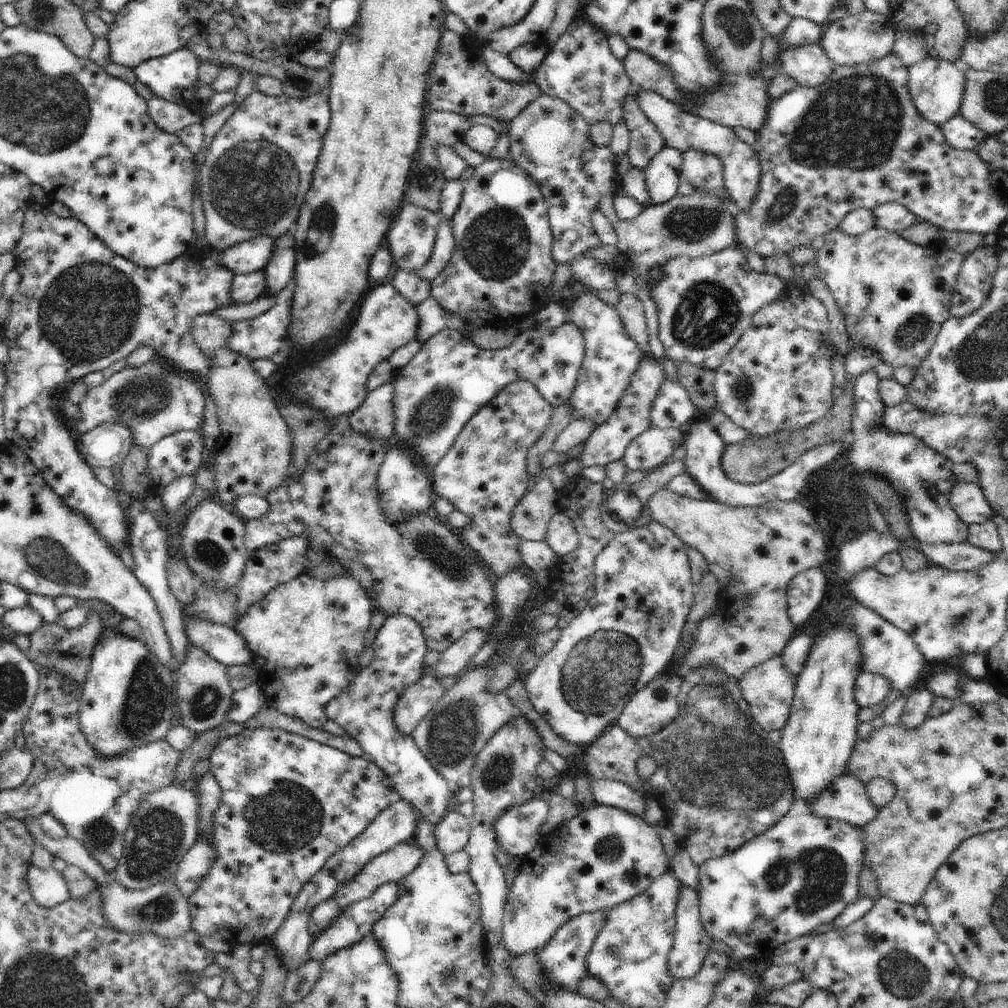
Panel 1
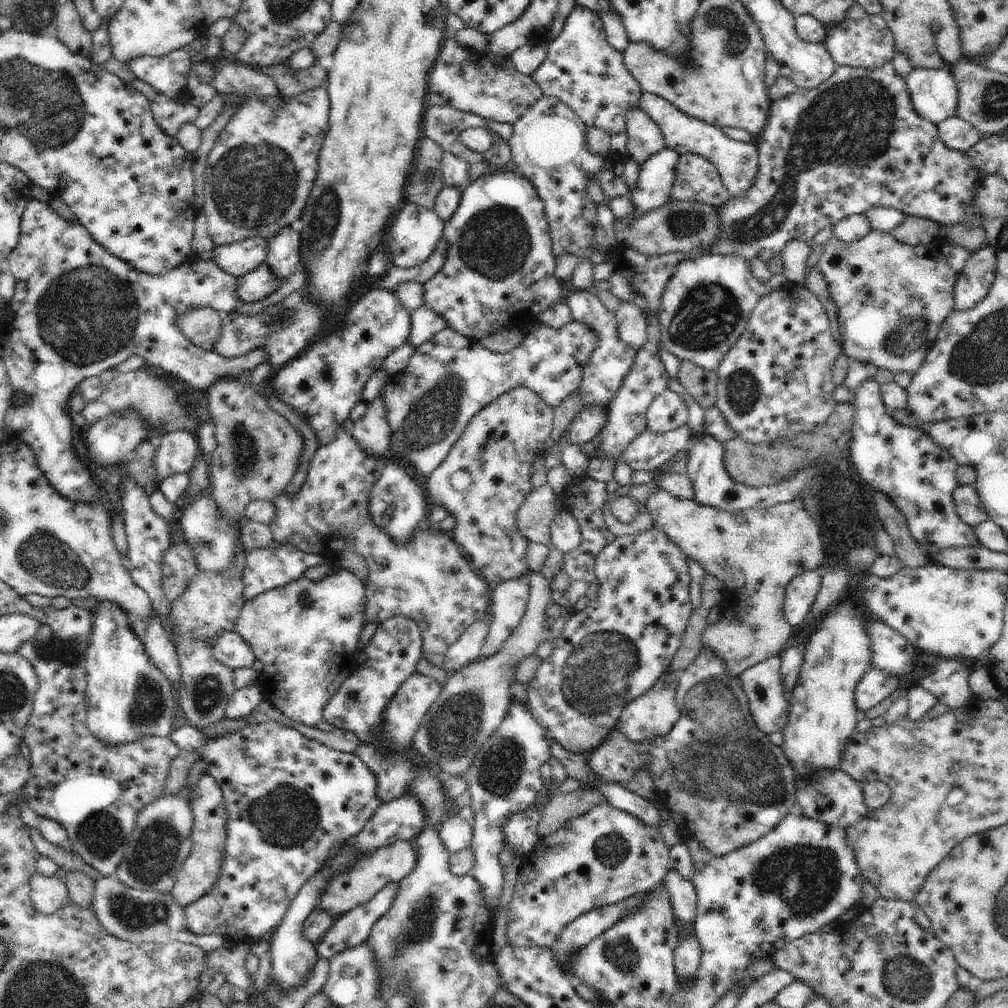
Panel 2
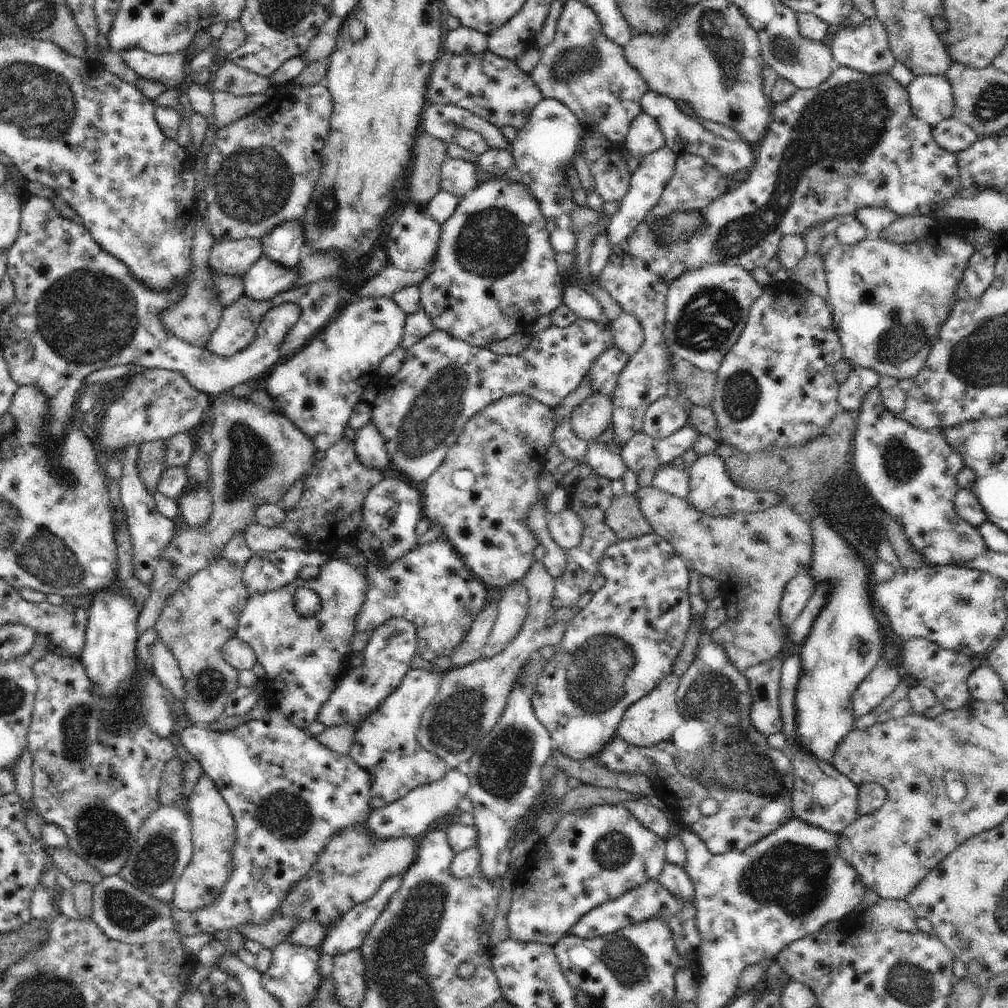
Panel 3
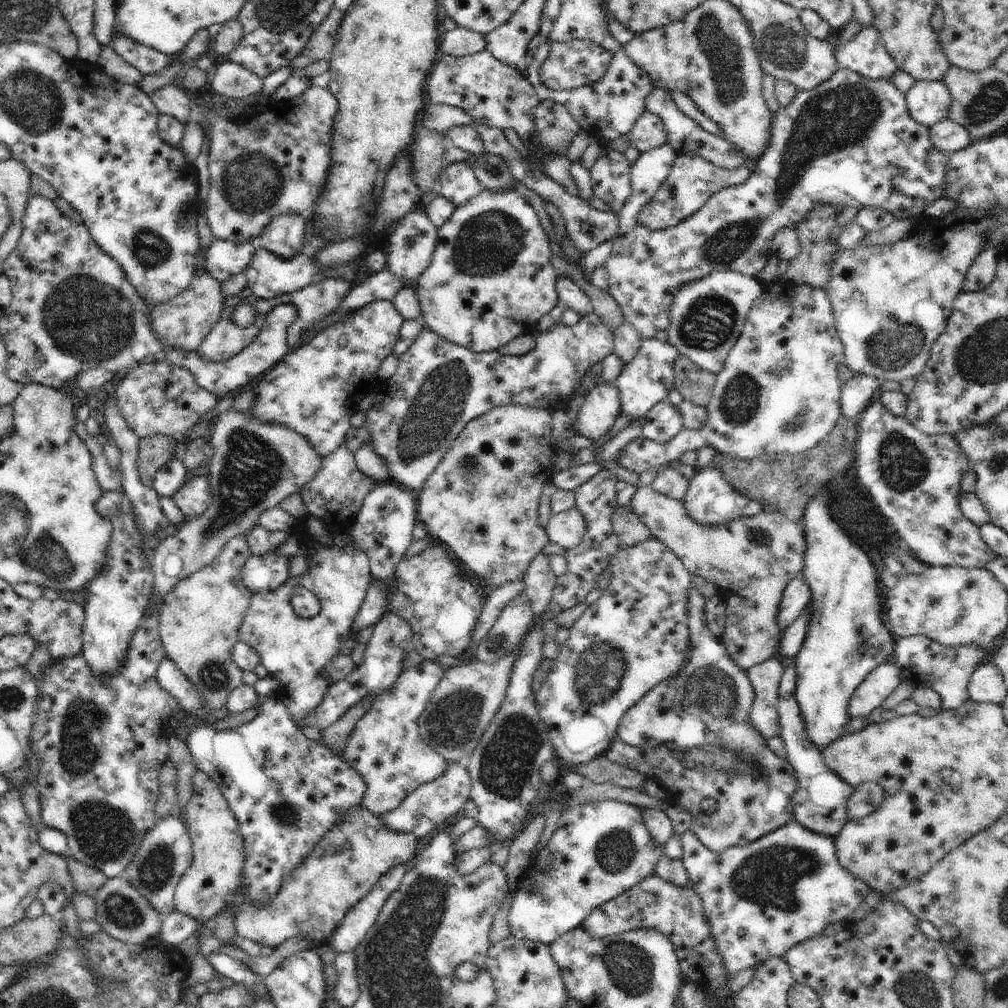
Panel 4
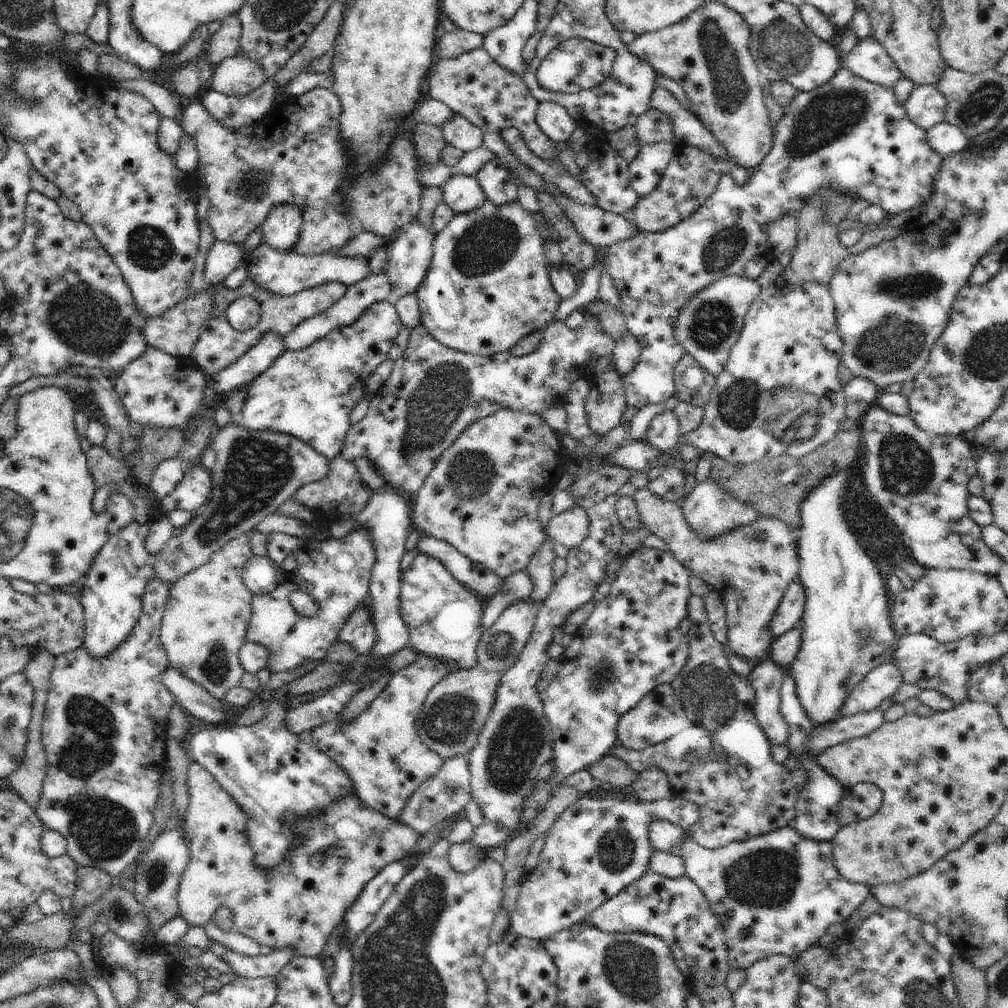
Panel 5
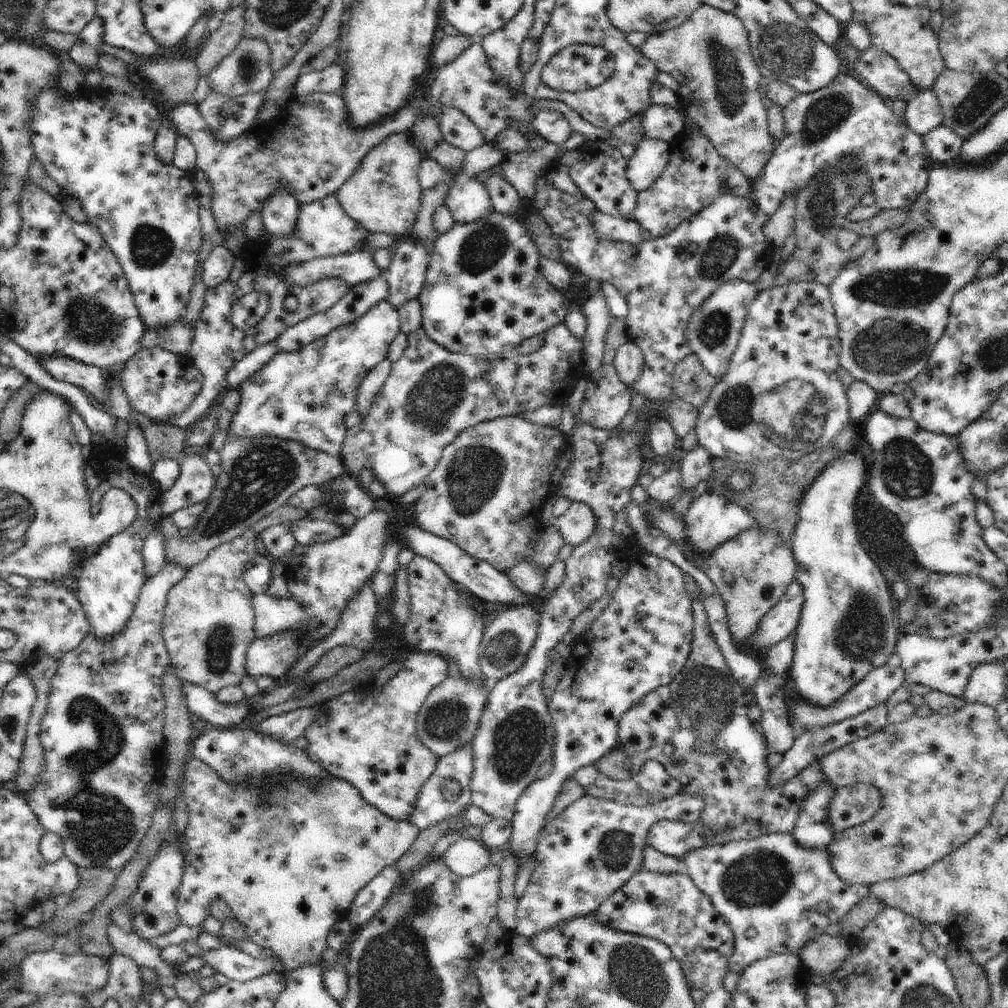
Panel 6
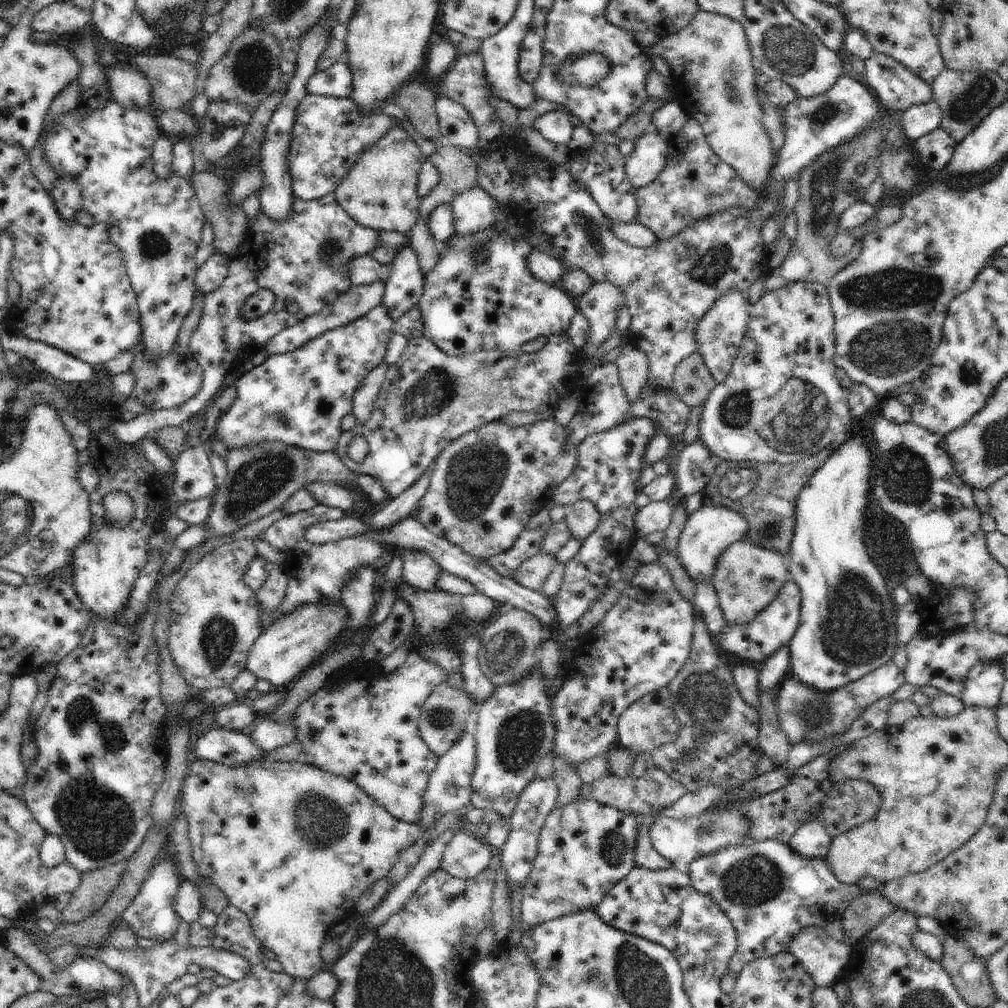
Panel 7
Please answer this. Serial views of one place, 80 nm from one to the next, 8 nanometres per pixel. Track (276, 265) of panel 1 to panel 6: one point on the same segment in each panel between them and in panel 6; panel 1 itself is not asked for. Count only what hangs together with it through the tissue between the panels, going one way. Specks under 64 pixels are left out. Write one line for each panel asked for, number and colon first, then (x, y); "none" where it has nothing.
2: (284, 248)
3: (282, 244)
4: (284, 235)
5: (282, 228)
6: (280, 214)

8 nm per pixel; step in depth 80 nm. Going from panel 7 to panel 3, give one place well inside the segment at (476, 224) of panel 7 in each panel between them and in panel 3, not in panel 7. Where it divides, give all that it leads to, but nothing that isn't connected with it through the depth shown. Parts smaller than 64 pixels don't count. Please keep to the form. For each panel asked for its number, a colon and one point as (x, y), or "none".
3: (458, 176)
4: (457, 183)
5: (462, 193)
6: (468, 200)

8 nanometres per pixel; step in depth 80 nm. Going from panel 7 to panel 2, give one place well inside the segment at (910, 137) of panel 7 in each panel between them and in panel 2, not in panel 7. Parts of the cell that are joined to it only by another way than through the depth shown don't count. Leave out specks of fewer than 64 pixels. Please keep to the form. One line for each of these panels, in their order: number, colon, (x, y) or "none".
2: (933, 92)
3: (931, 97)
4: (928, 102)
5: (926, 106)
6: (923, 113)

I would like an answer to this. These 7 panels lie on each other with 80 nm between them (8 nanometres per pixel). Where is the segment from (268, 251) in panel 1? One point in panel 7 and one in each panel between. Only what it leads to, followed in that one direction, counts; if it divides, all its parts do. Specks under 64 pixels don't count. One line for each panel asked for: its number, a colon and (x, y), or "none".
2: (238, 258)
3: (226, 257)
4: (223, 259)
5: (223, 258)
6: (216, 270)
7: (213, 272)

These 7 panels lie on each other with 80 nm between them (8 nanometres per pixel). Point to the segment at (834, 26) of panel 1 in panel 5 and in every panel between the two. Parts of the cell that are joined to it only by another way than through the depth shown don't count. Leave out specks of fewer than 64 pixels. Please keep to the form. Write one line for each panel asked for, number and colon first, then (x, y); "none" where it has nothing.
2: (868, 43)
3: (866, 49)
4: (866, 54)
5: (868, 60)

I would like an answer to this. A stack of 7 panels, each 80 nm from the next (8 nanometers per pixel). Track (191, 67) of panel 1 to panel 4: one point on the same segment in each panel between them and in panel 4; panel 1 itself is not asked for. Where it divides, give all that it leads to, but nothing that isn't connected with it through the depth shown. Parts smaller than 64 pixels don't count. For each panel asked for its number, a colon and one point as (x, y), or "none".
2: (168, 74)
3: (167, 68)
4: (148, 61)

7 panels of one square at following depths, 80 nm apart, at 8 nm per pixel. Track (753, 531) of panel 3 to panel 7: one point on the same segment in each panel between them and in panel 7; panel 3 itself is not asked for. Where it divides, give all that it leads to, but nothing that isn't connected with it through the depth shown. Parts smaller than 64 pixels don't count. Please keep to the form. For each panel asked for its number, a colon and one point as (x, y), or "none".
4: (751, 560)
5: (751, 567)
6: (752, 572)
7: (747, 578)

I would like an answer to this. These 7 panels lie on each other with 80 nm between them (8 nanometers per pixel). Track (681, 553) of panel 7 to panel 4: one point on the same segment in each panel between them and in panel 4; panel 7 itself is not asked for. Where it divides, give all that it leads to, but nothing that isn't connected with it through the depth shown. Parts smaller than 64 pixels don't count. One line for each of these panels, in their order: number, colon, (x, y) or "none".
4: (710, 501)
5: (709, 510)
6: (710, 520)

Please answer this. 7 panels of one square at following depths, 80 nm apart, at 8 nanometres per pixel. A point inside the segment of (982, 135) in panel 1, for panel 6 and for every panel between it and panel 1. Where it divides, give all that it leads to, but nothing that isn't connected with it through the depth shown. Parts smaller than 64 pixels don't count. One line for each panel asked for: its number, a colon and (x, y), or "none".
2: (957, 134)
3: (951, 134)
4: (947, 137)
5: (944, 138)
6: (942, 144)

